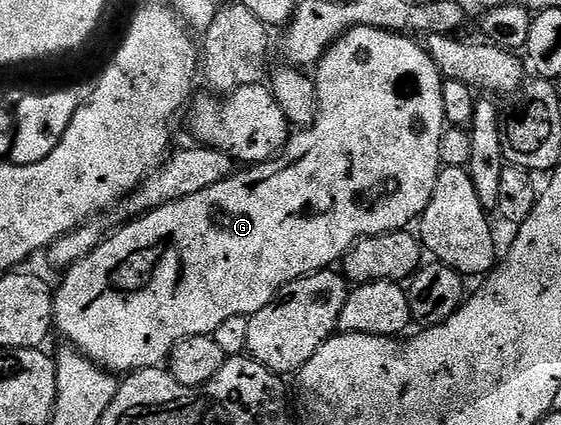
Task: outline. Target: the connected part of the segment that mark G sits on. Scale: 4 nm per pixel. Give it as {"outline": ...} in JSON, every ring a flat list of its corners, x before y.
{"outline":[[362,24,349,29,337,37,327,51,321,53,321,59,315,65,317,76,314,75,312,81,317,91,317,113,313,123,307,128,294,131,278,156,262,164,242,167,223,182,215,182,215,186,199,190,199,194,191,194,173,204,152,208,145,215,130,219,126,228,119,229,114,236,113,233,106,235,96,250,64,269,62,276,65,277,53,292,53,327,58,333,61,331,64,343,76,348,92,364,99,365,106,372,128,374,144,368,155,368,168,361,173,346,180,340,192,336,212,336,216,328,227,322,227,318,250,317,263,310,263,306,275,299,280,288,295,282,299,277,332,269,336,265,333,263,336,260,338,263,358,240,408,229,409,223,412,220,414,223,423,215,427,202,431,202,437,176,443,167,441,139,447,127,443,114,443,77,426,49,413,40,416,39,409,34,388,32]]}

